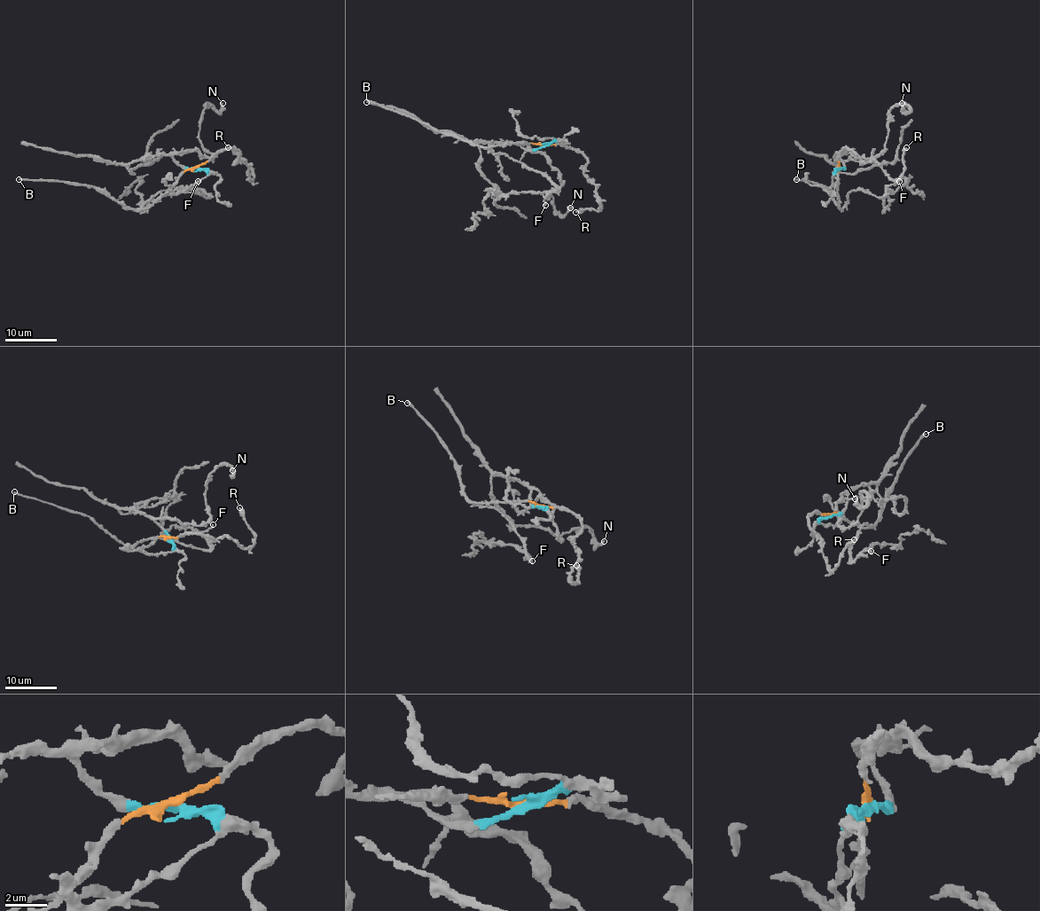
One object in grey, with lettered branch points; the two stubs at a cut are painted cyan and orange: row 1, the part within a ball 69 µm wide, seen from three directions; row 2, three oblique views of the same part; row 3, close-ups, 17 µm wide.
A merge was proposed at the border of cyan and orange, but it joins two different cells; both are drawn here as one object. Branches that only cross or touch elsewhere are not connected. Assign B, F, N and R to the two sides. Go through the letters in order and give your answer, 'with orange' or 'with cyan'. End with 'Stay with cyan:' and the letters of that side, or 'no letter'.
B: with orange
F: with orange
N: with cyan
R: with orange
Stay with cyan: N

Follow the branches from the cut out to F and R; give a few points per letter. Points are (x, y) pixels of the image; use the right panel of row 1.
F: (839, 168), (839, 206), (842, 208), (851, 191), (882, 197), (887, 187), (899, 180)
R: (839, 168), (840, 153), (850, 148), (860, 158), (874, 160), (893, 179), (898, 179), (905, 148)

